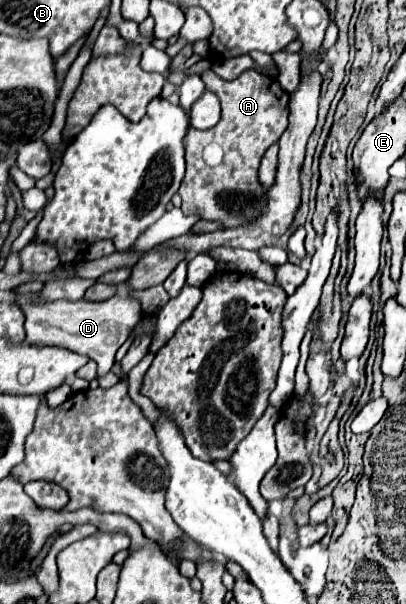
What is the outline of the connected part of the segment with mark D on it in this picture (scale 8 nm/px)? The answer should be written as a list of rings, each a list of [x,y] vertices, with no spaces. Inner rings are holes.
[[[16,292],[16,300],[26,314],[25,342],[68,348],[68,350],[84,354],[96,362],[97,377],[89,383],[89,389],[99,387],[98,378],[104,376],[112,368],[116,350],[128,340],[136,322],[142,320],[140,300],[132,298],[124,292],[120,292],[108,300],[102,300],[102,302],[88,302],[88,300],[46,302],[46,300],[40,300],[36,292],[28,292],[28,294]]]

